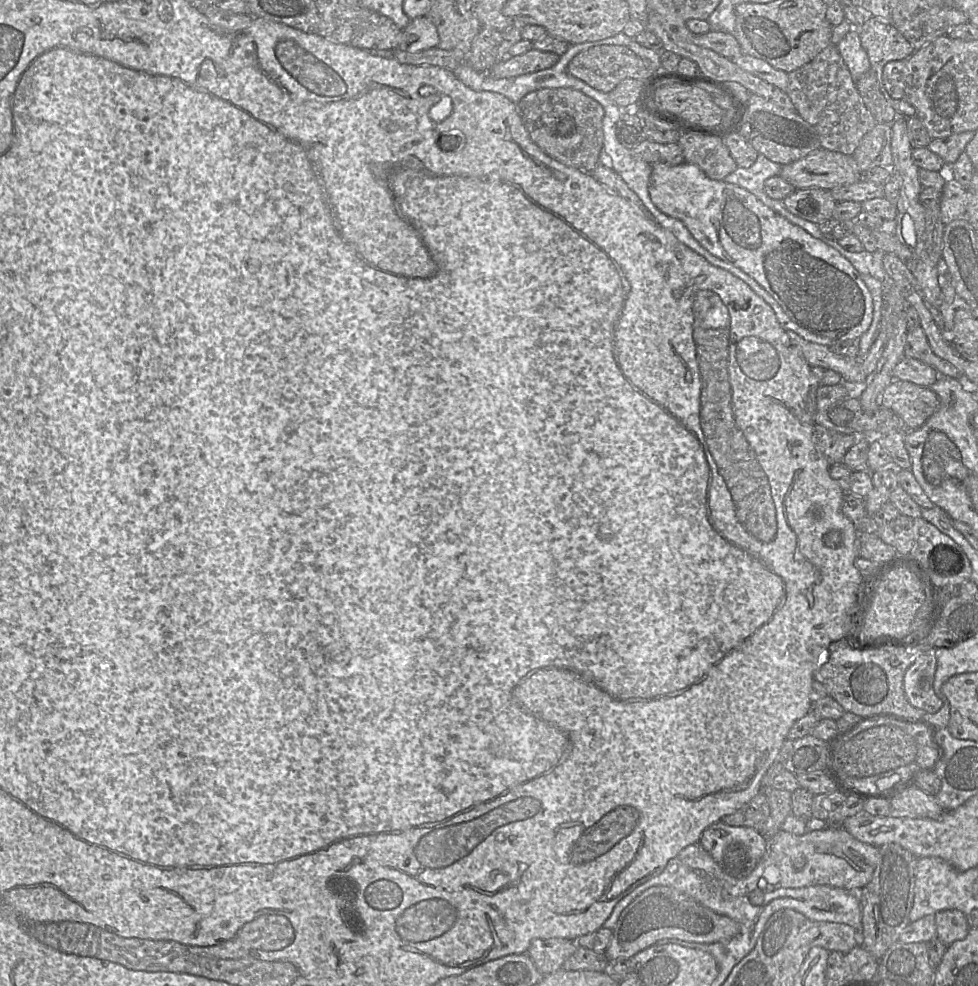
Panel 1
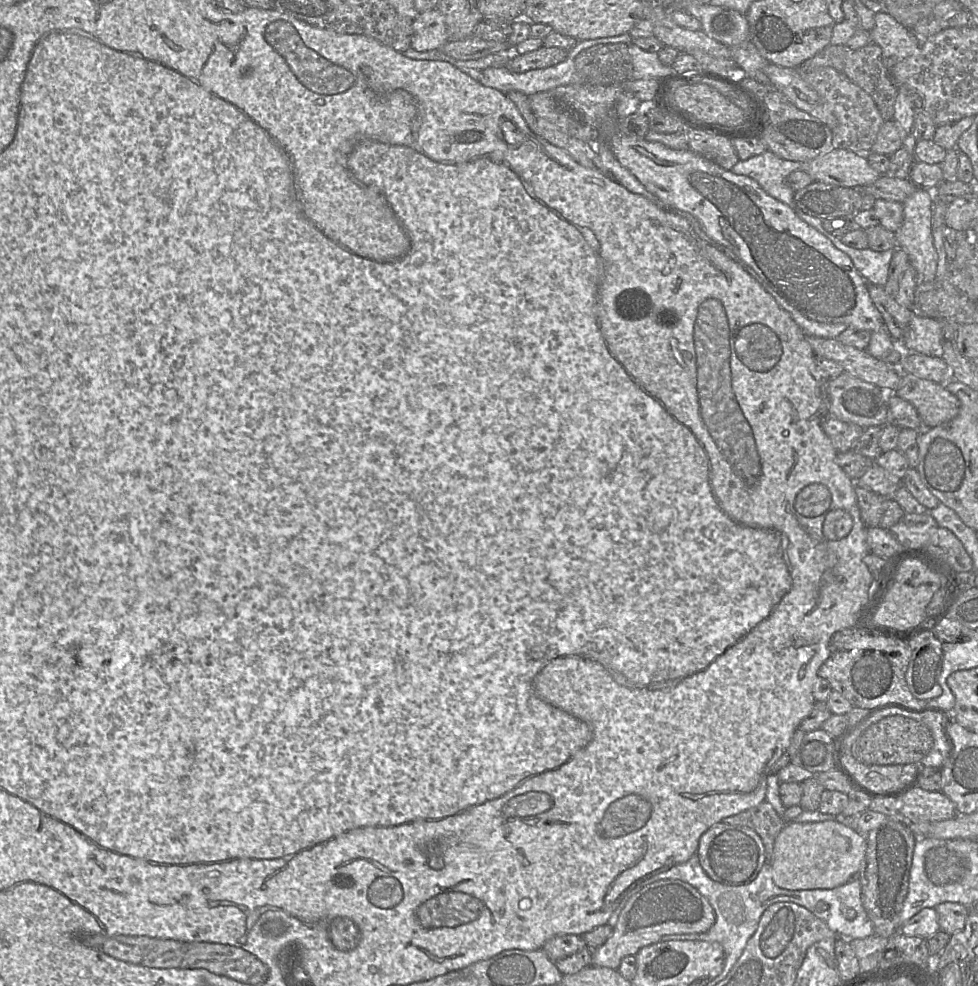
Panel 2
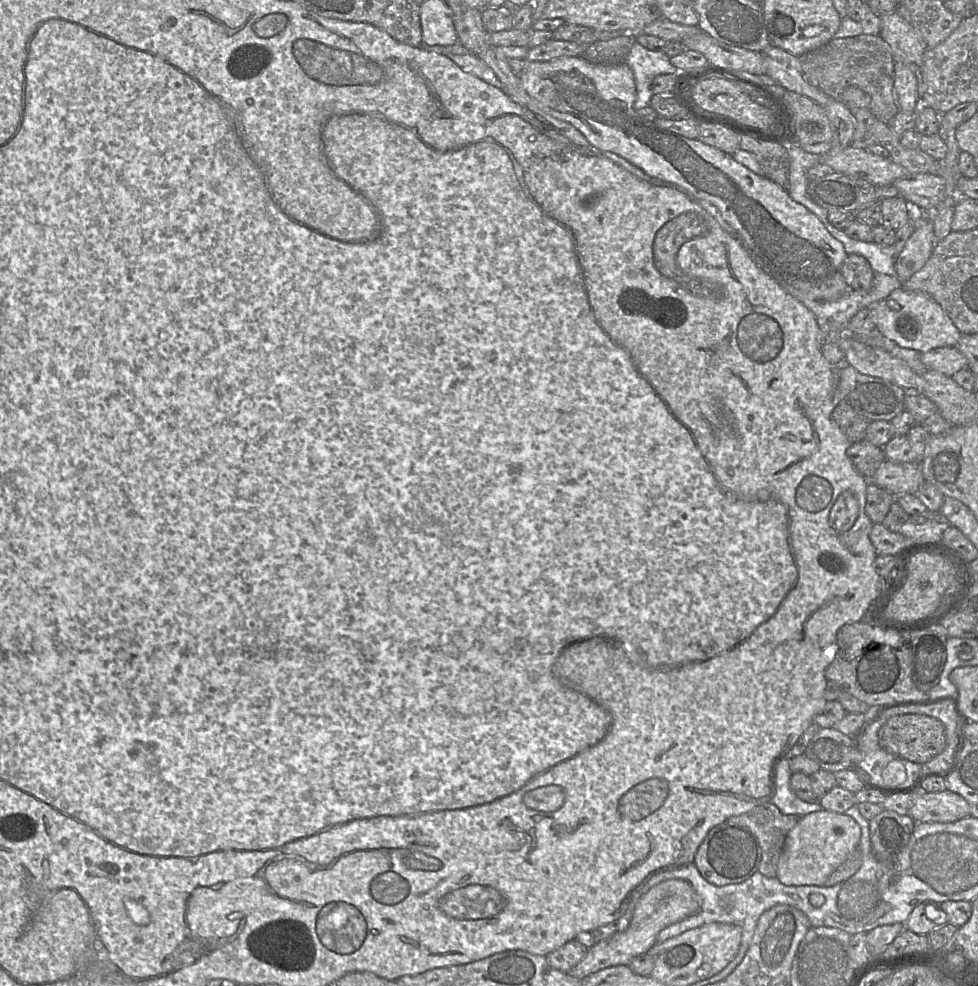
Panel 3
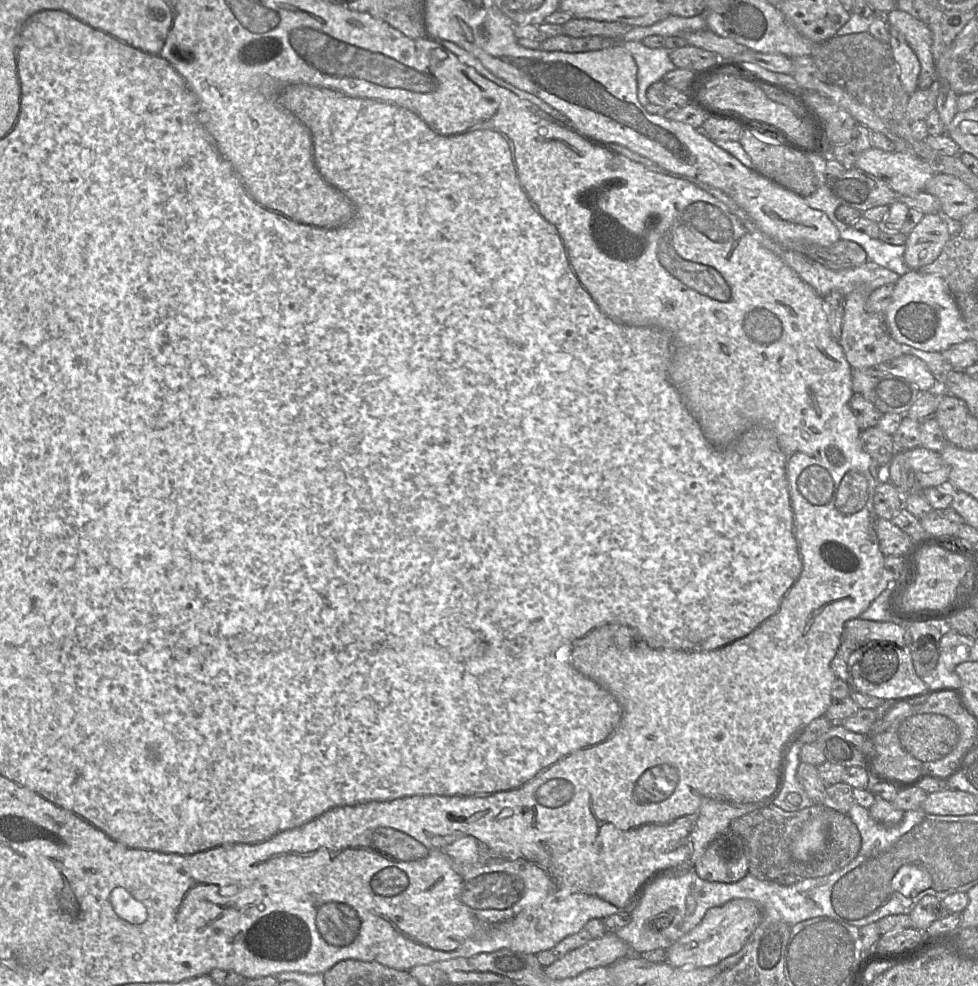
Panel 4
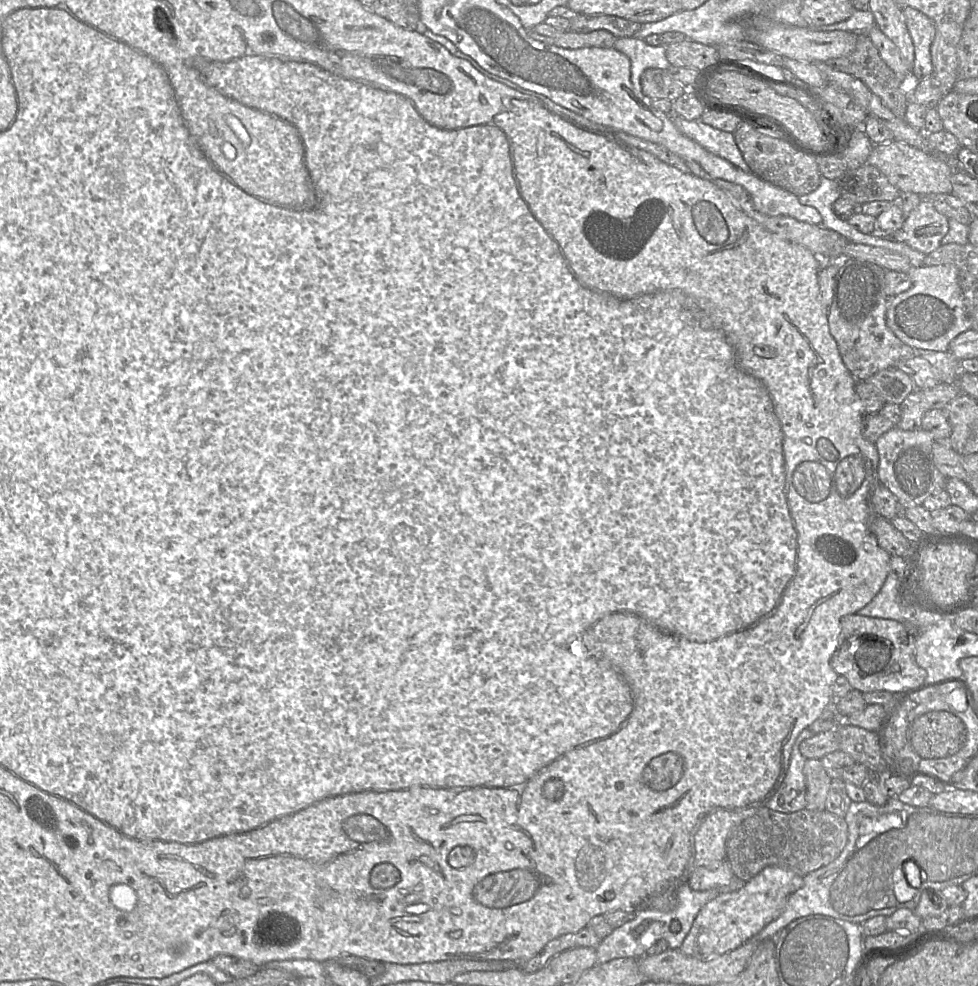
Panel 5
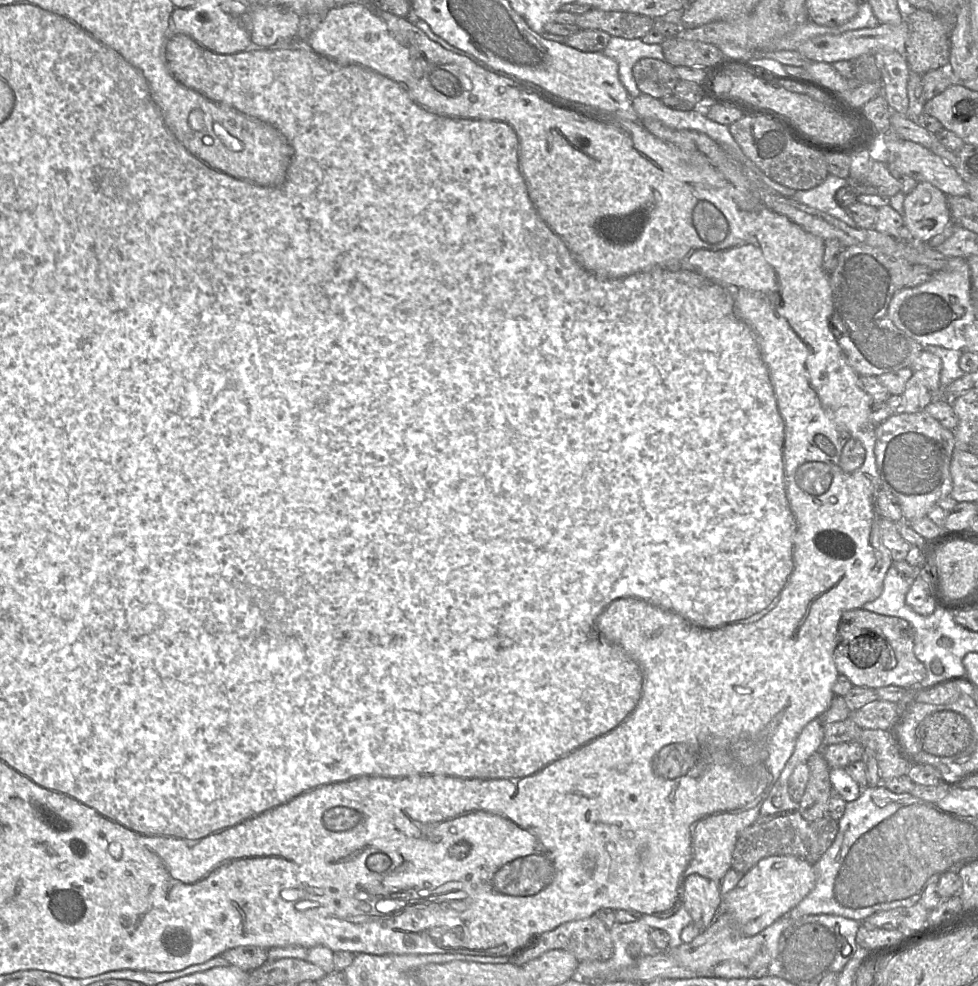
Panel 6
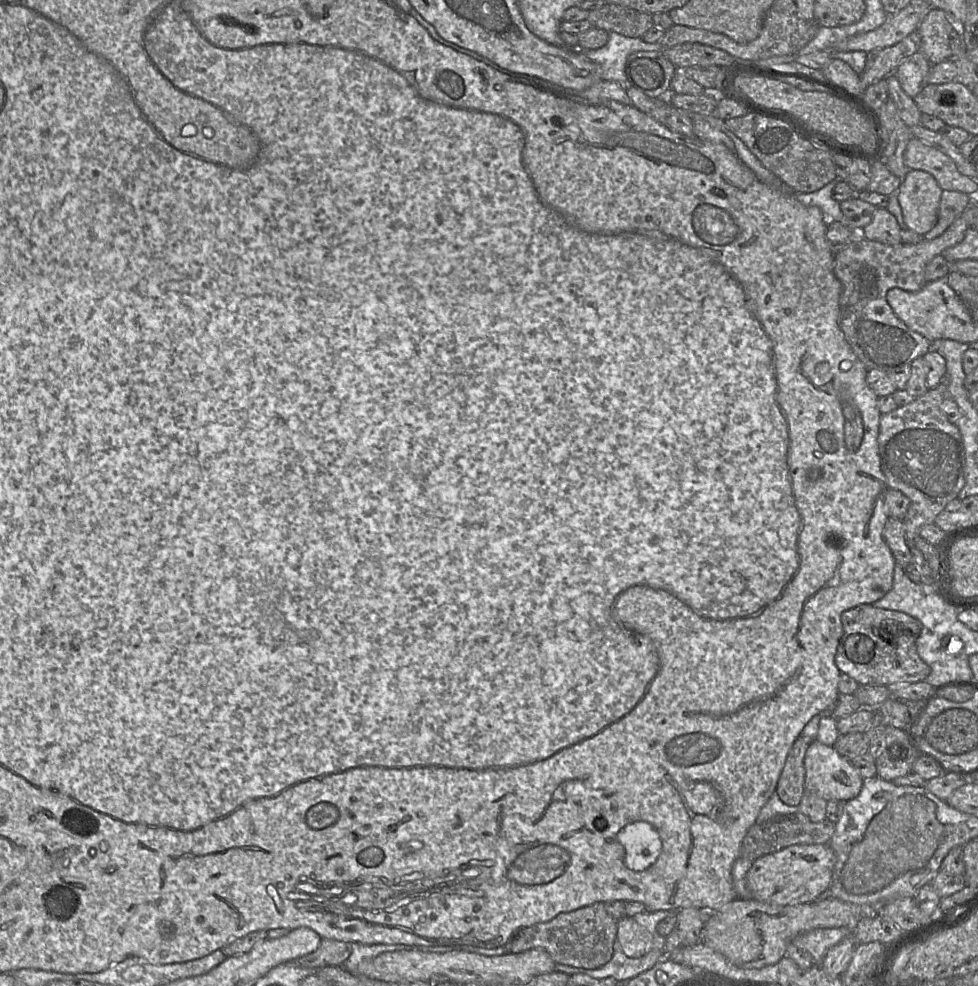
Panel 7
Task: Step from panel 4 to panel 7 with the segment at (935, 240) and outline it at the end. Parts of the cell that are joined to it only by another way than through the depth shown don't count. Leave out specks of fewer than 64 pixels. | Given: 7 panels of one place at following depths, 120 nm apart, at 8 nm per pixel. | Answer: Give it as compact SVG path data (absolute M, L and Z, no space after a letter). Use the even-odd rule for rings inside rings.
M921 170L908 171L898 190L905 224L924 236L937 223L943 190L930 173Z

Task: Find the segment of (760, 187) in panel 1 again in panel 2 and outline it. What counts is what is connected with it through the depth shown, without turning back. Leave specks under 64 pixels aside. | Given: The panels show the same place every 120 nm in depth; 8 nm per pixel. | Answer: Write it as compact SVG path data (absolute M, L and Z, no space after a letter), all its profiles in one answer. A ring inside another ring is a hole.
M765 151L747 160L739 160L731 171L757 181L767 194L794 209L800 219L826 236L827 231L823 228L823 220L798 210L794 202L795 191L787 185L788 175L802 169L804 169L803 163L785 160L771 151Z

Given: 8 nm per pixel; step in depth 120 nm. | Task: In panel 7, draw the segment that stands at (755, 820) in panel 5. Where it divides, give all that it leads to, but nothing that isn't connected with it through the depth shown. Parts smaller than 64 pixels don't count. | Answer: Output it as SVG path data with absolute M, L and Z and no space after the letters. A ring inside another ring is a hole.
M801 812L777 815L763 823L755 823L747 832L741 845L740 856L752 861L796 844L826 844L835 832L835 823L828 818L812 822Z

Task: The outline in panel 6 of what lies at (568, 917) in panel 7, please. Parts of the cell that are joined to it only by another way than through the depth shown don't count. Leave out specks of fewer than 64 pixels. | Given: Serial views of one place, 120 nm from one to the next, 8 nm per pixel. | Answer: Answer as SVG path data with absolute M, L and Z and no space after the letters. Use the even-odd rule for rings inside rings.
M596 916L561 924L557 928L534 938L524 952L518 952L509 957L510 963L521 966L536 959L550 950L565 950L581 961L607 961L614 954L611 930Z

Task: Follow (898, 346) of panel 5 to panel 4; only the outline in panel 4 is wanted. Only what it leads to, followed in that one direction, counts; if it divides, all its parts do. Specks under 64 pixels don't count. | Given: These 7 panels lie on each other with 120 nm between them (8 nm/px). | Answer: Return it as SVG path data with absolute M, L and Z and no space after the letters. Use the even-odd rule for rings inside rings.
M854 290L844 297L844 315L839 344L852 369L874 368L878 364L904 355L902 344L891 336L884 314L868 312L866 302L870 294Z

